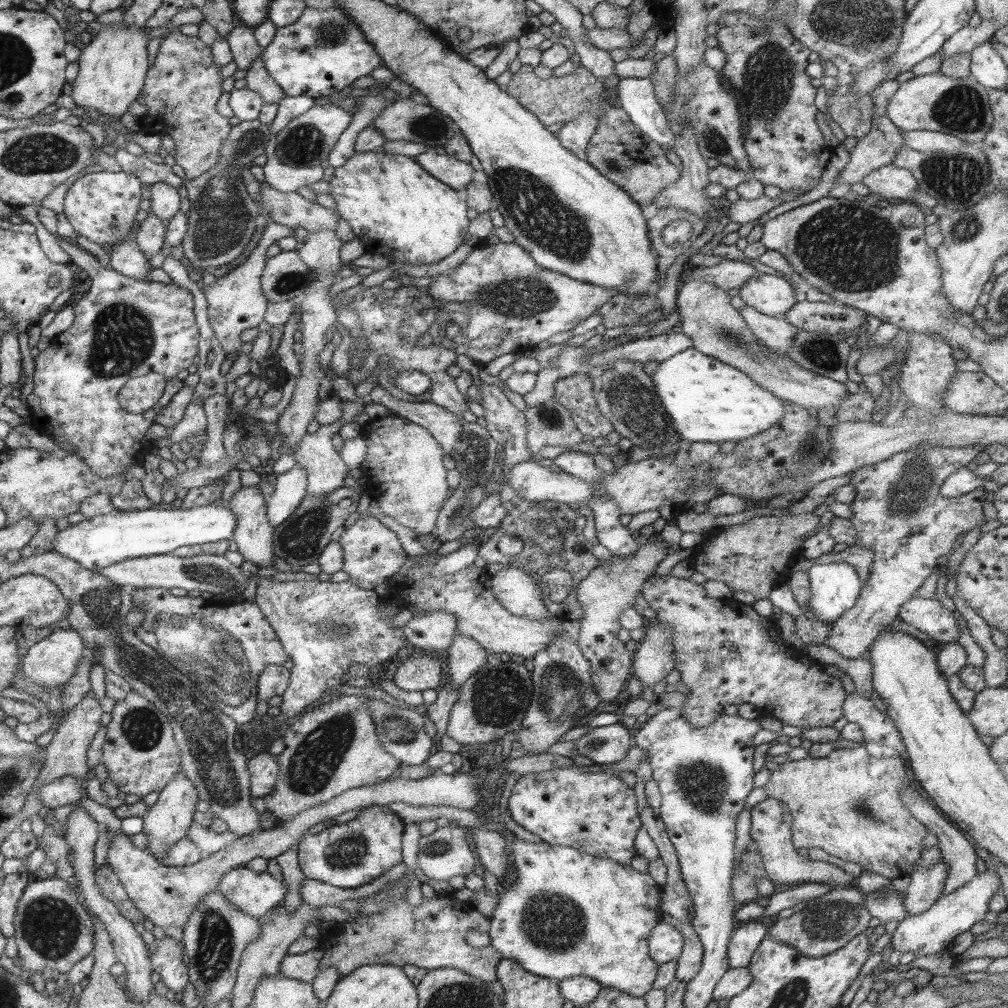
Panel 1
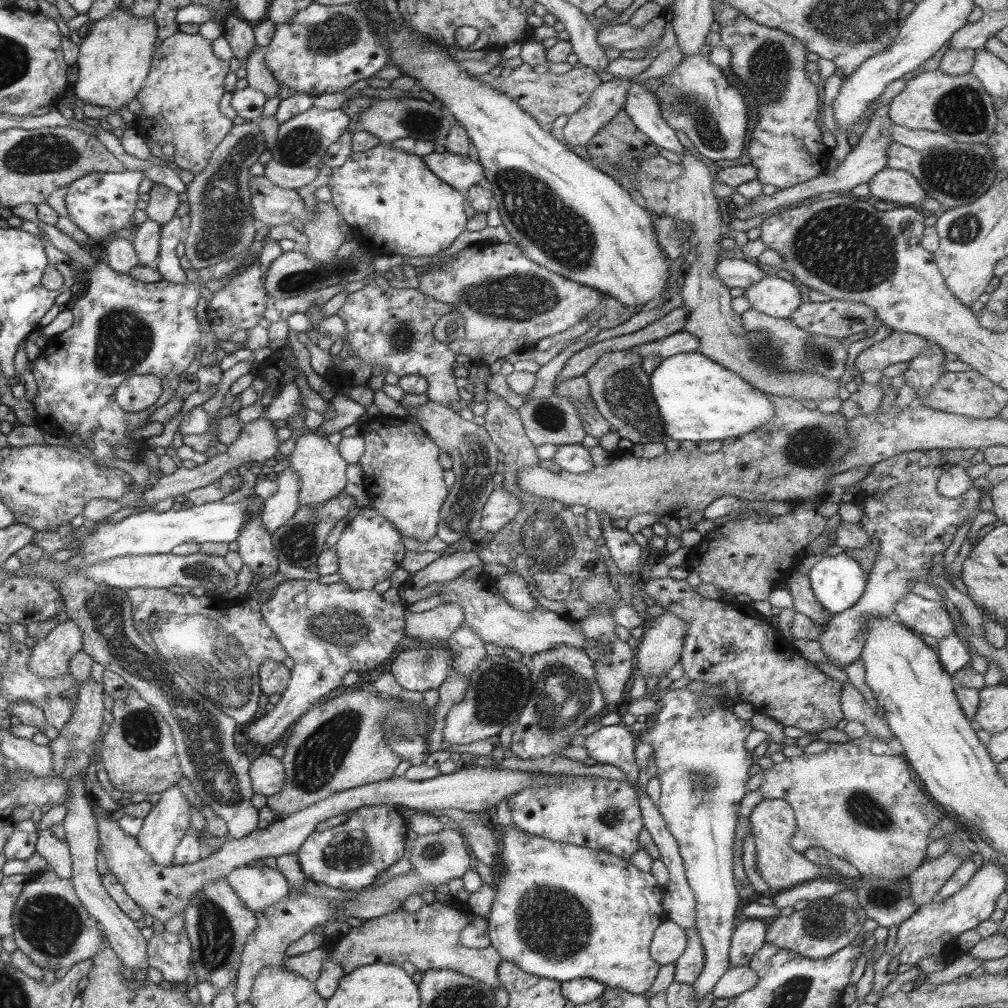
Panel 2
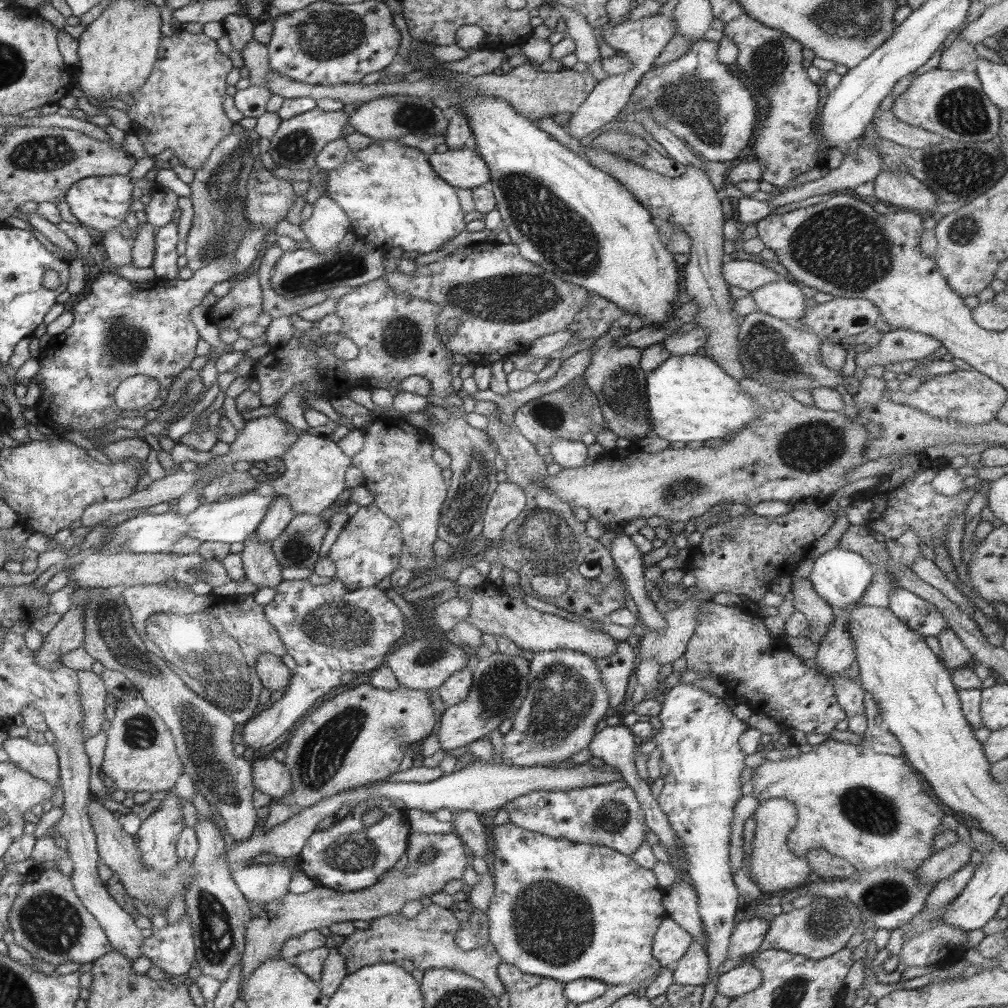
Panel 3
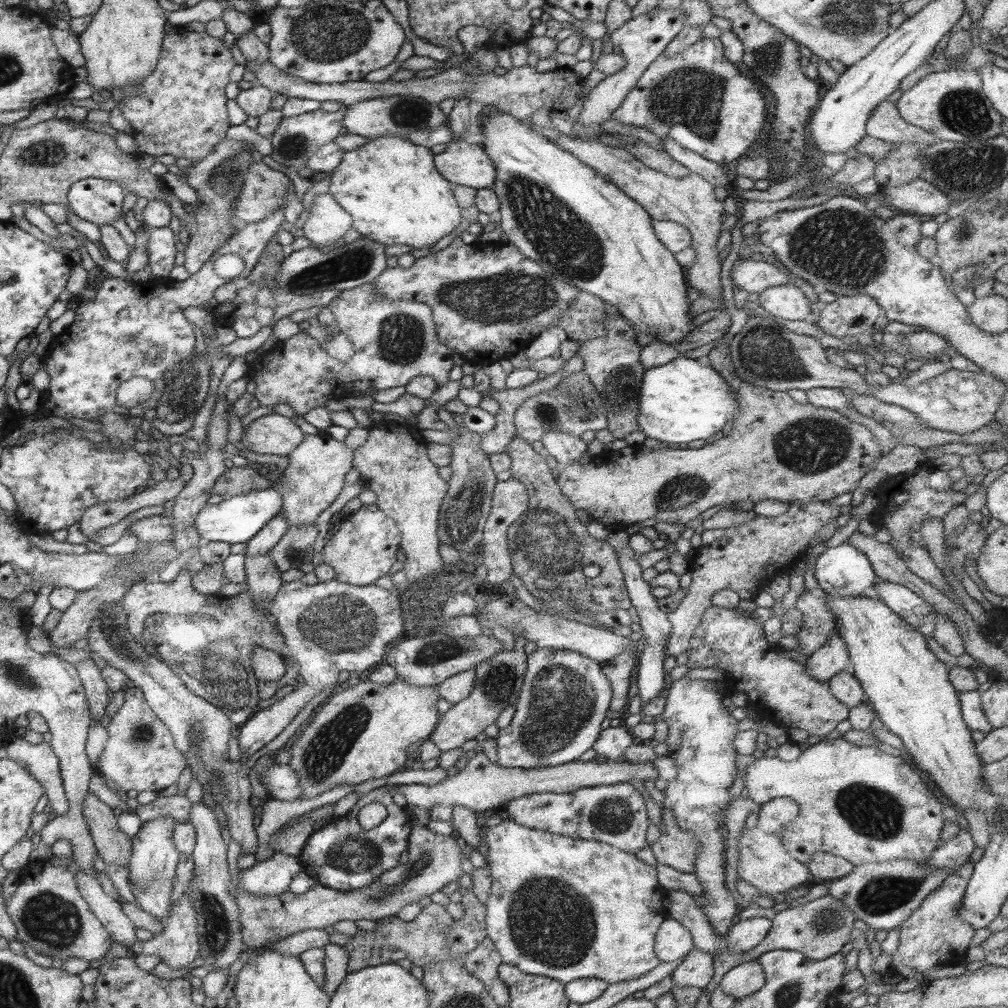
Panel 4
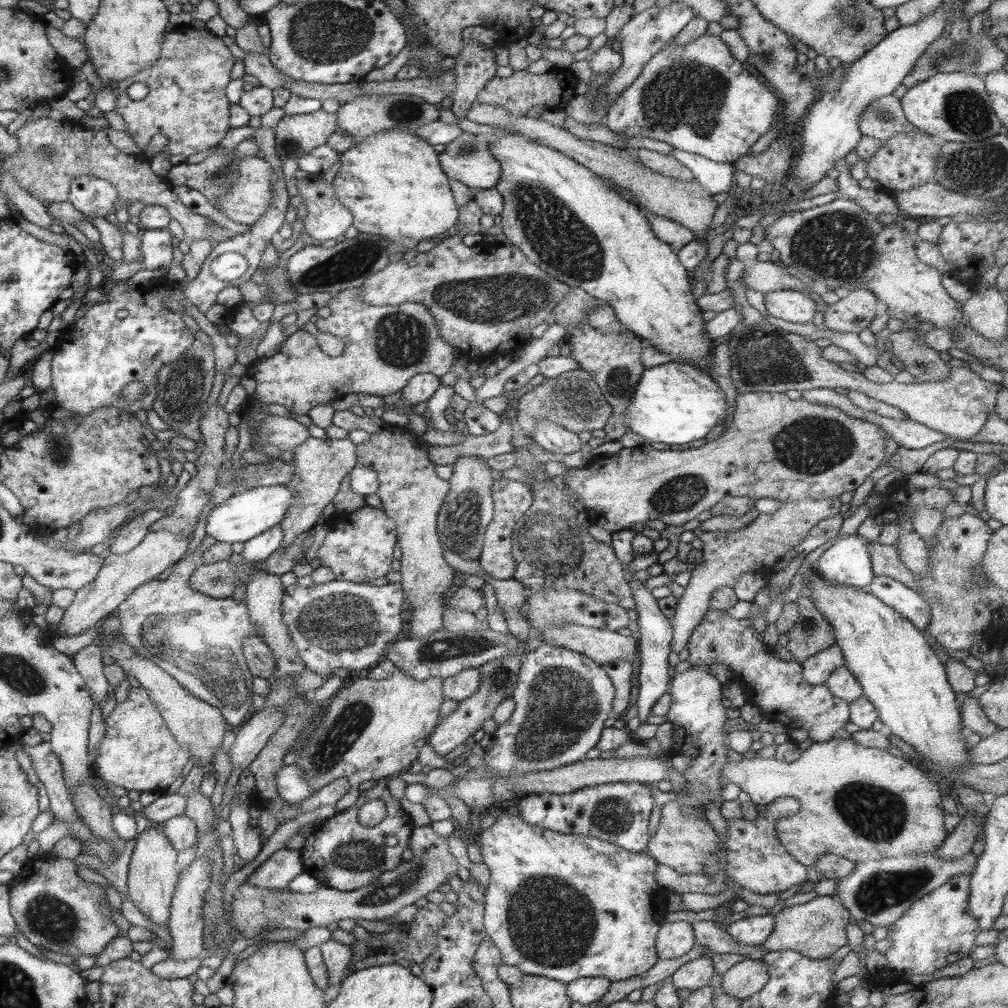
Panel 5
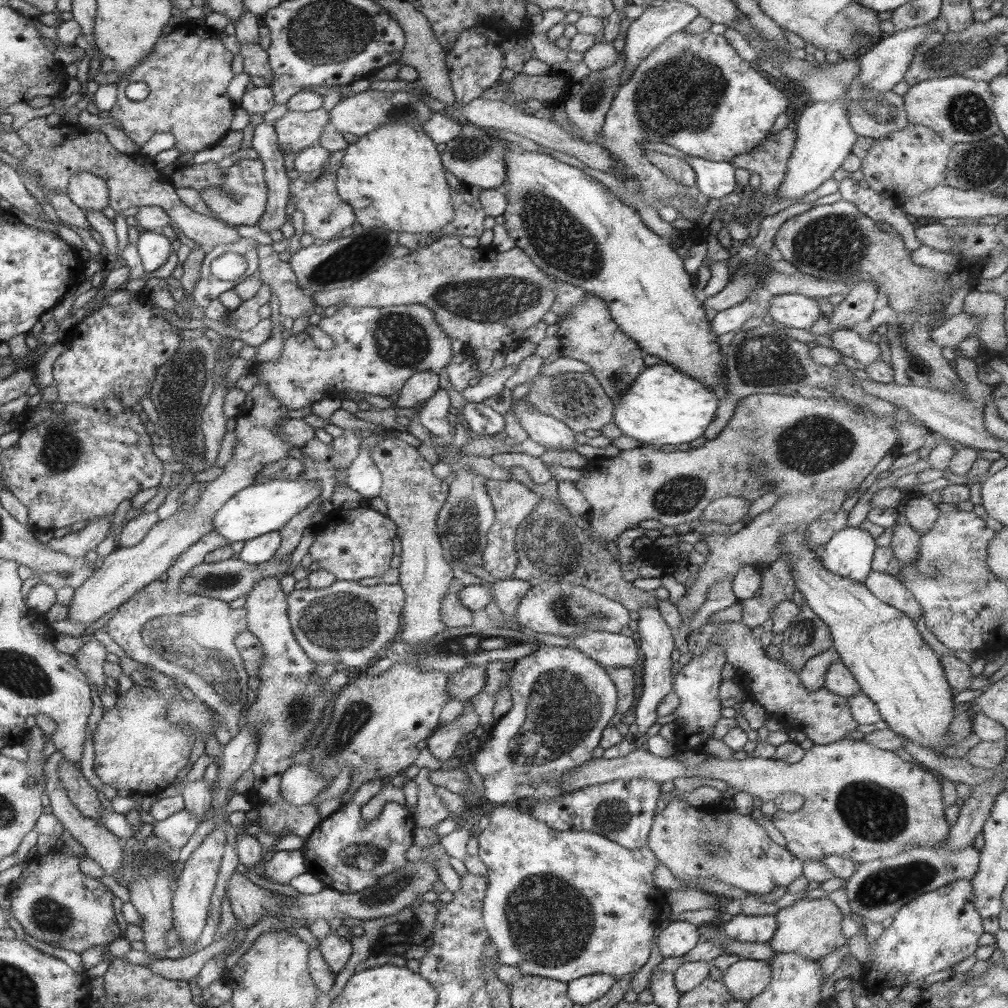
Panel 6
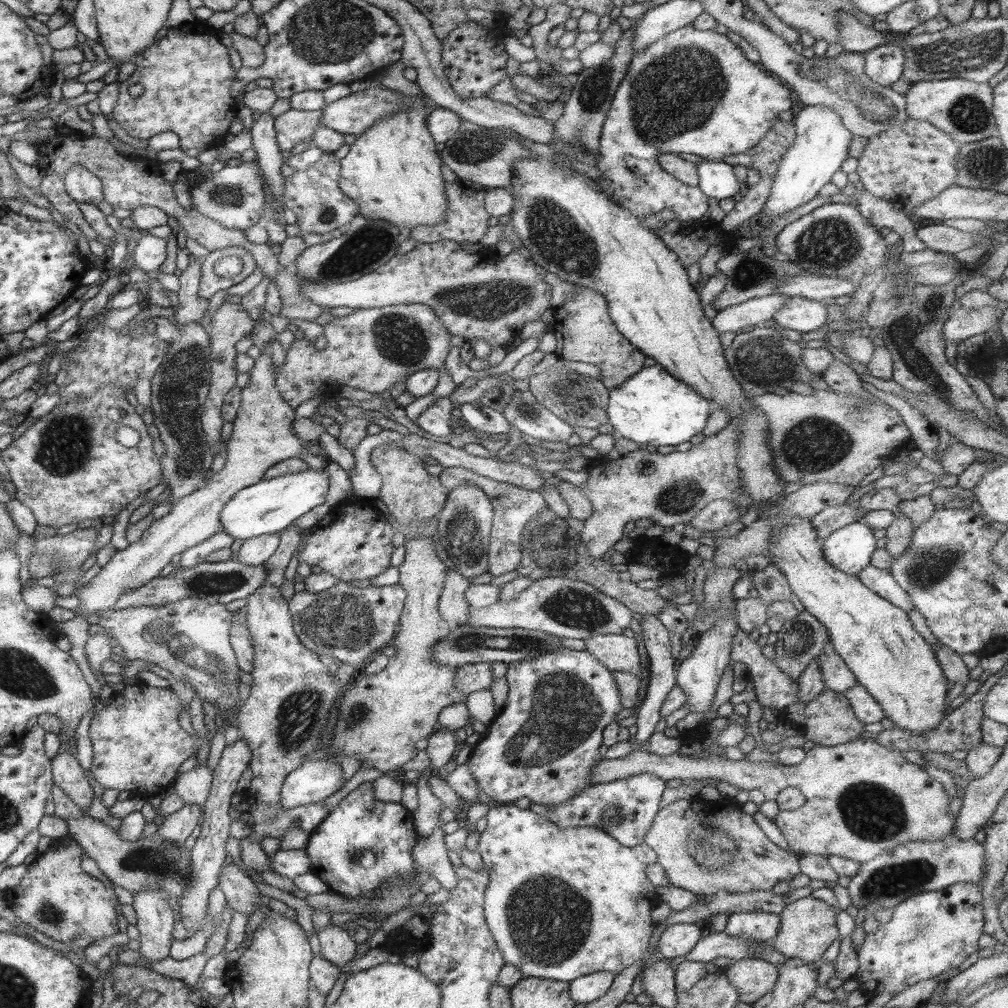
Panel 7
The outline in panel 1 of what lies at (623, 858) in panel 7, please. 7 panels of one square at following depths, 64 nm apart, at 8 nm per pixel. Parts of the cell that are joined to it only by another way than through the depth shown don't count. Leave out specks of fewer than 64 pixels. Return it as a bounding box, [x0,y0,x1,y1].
[487,834,663,998]

